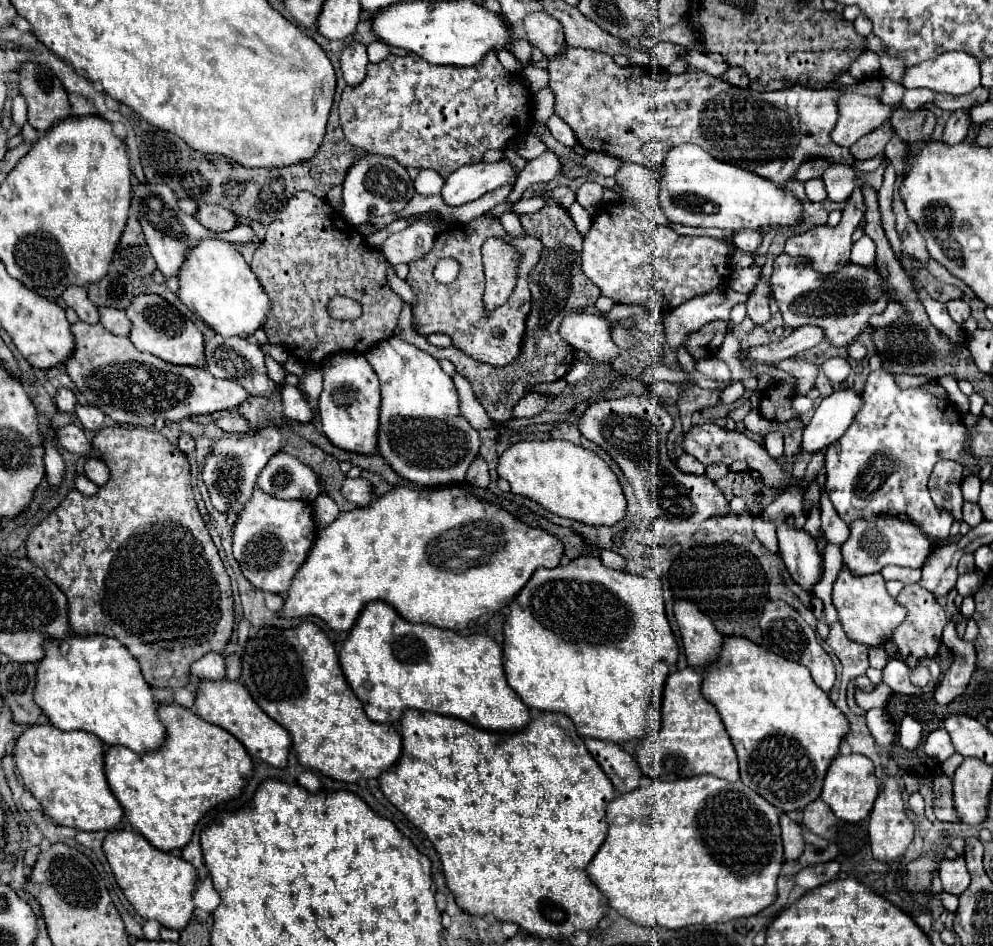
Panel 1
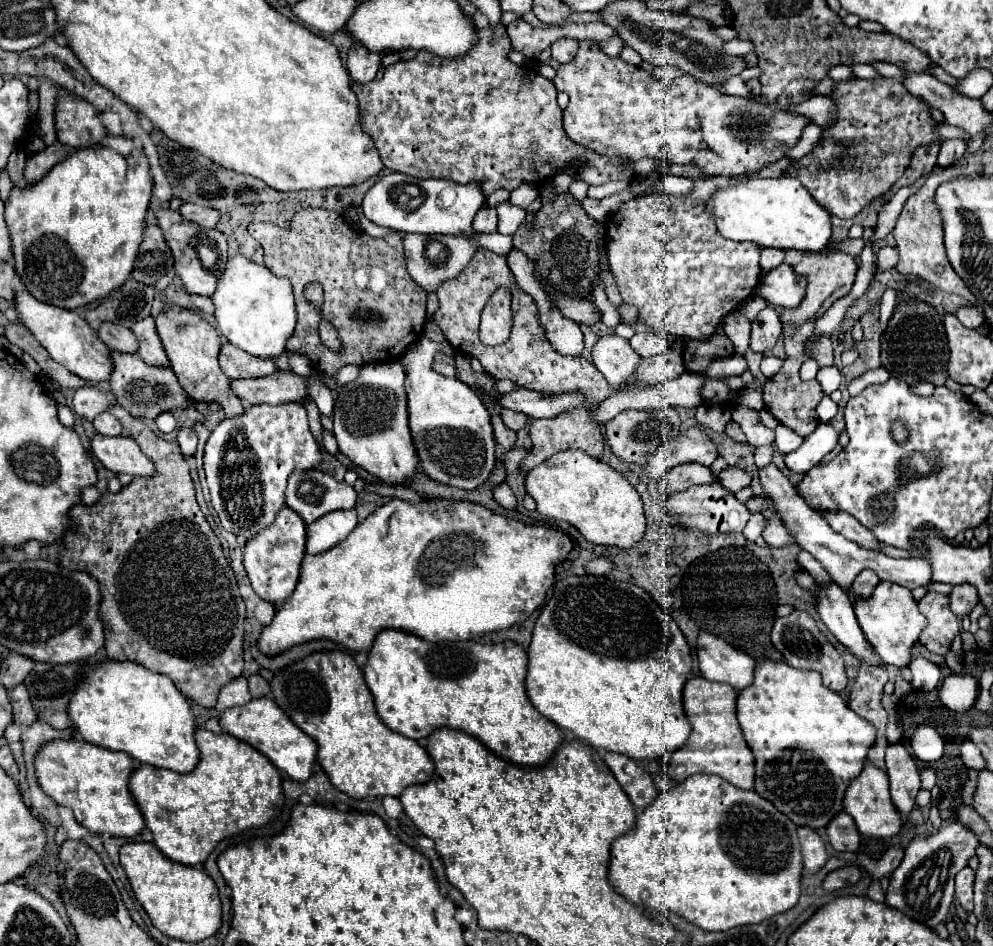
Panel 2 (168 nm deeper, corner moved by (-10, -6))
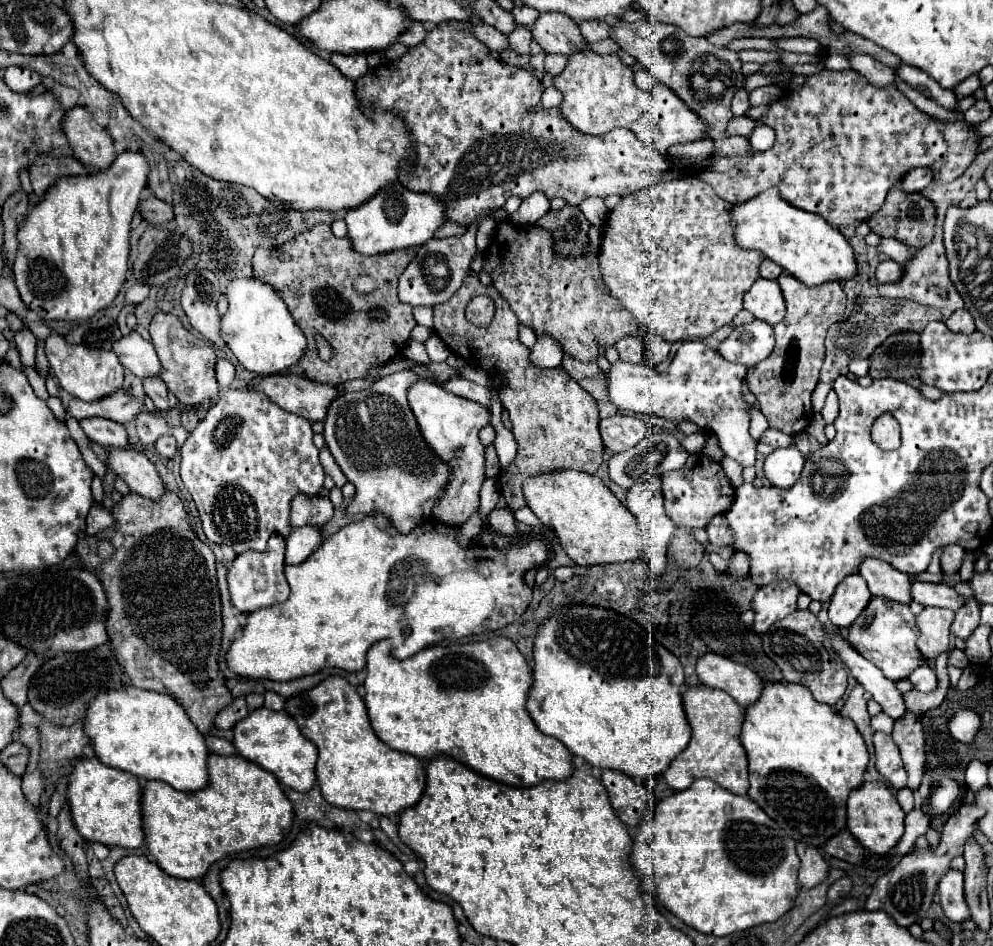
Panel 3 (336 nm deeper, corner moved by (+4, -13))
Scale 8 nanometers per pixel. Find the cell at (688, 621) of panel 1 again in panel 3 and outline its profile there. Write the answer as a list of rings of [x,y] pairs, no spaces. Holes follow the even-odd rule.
[[[706,653],[696,661],[696,675],[702,685],[726,691],[742,707],[754,703],[762,691],[762,681],[752,669],[718,653]]]

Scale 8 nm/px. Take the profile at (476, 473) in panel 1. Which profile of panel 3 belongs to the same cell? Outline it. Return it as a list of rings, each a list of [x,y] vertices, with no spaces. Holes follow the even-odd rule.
[[[492,509],[488,513],[488,521],[490,525],[502,533],[502,535],[512,535],[516,533],[516,525],[514,525],[514,515],[510,509]]]

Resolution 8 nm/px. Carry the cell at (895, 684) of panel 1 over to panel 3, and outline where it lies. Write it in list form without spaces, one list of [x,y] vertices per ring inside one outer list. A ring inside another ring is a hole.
[[[918,667],[910,677],[908,677],[908,681],[914,685],[914,689],[918,689],[918,691],[922,691],[922,693],[928,693],[928,691],[932,691],[934,687],[936,687],[936,673],[934,673],[934,669],[932,667]]]

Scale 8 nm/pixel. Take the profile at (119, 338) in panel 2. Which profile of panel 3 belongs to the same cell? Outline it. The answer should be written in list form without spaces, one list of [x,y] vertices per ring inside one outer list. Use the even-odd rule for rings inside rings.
[[[130,333],[112,345],[124,369],[132,371],[136,377],[150,377],[160,373],[160,361],[156,357],[154,345],[142,339],[138,333]]]

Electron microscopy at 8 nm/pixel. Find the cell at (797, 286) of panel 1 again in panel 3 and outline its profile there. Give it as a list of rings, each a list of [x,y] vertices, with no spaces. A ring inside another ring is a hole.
[[[758,279],[744,295],[744,309],[750,311],[754,317],[764,319],[766,323],[780,323],[786,315],[786,303],[778,281]]]

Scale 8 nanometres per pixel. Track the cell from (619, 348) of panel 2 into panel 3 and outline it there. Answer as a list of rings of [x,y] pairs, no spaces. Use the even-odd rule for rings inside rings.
[[[686,341],[680,345],[664,373],[658,373],[654,367],[646,367],[644,363],[634,365],[620,359],[614,361],[606,373],[604,389],[608,401],[618,409],[650,413],[668,421],[694,421],[698,427],[712,431],[718,437],[720,447],[728,457],[746,467],[756,461],[756,441],[748,433],[748,403],[740,393],[740,383],[746,377],[746,371],[744,365],[728,363],[718,351],[712,351],[702,341]]]

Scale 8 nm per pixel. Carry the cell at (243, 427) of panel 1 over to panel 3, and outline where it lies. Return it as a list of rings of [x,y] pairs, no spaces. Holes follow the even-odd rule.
[[[158,313],[150,323],[150,337],[156,347],[158,359],[162,363],[160,377],[166,383],[168,391],[182,403],[182,405],[200,405],[204,401],[218,399],[218,383],[214,377],[214,363],[216,353],[196,337],[192,331],[184,329],[182,321],[172,313]]]

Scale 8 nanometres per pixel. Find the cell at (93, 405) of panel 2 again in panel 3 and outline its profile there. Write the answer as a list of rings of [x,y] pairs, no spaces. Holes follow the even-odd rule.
[[[120,389],[98,401],[82,401],[78,397],[72,397],[68,401],[68,413],[76,421],[82,421],[86,417],[102,417],[102,419],[112,419],[118,423],[128,423],[136,419],[138,403]]]

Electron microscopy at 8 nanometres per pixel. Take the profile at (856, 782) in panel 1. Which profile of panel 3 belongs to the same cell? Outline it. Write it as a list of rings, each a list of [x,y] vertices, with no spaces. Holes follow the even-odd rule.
[[[862,783],[856,787],[854,793],[848,797],[848,811],[846,811],[846,829],[862,843],[864,849],[884,855],[892,851],[892,847],[898,843],[898,839],[904,835],[904,817],[906,813],[898,805],[894,793],[890,793],[888,787],[876,785],[876,783]]]

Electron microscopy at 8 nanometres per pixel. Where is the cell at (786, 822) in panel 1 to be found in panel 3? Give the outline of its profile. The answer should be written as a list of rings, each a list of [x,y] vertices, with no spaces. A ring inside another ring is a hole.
[[[802,841],[796,843],[796,851],[800,857],[800,871],[798,871],[800,885],[804,889],[810,889],[810,887],[818,885],[820,881],[824,881],[824,877],[828,873],[828,865],[822,859],[822,855],[814,847],[810,847]]]

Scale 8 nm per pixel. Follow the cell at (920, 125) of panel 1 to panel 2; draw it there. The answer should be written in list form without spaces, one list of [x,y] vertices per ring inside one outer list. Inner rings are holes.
[[[930,144],[930,146],[920,146],[916,148],[914,156],[912,156],[912,164],[906,168],[906,172],[900,176],[900,180],[884,194],[884,202],[888,202],[900,188],[904,186],[912,186],[920,176],[924,176],[926,172],[932,172],[932,168],[936,166],[936,156],[938,156],[940,144]]]

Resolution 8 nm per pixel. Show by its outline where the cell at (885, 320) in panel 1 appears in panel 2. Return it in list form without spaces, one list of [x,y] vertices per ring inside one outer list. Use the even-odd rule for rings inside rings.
[[[884,246],[884,248],[880,248],[880,252],[878,252],[876,258],[878,258],[876,264],[878,264],[880,270],[890,270],[890,268],[894,268],[898,264],[898,252],[896,252],[896,248]]]

